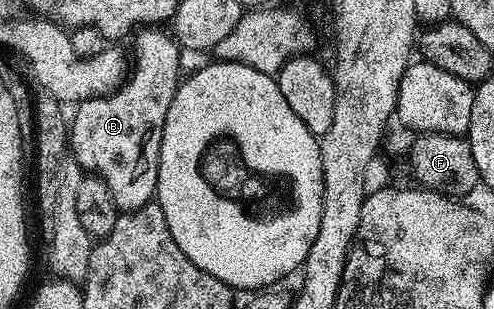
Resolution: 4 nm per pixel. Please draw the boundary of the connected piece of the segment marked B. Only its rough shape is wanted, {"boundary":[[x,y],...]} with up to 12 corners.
{"boundary":[[134,34],[129,76],[78,102],[69,151],[121,211],[152,204],[181,46]]}

